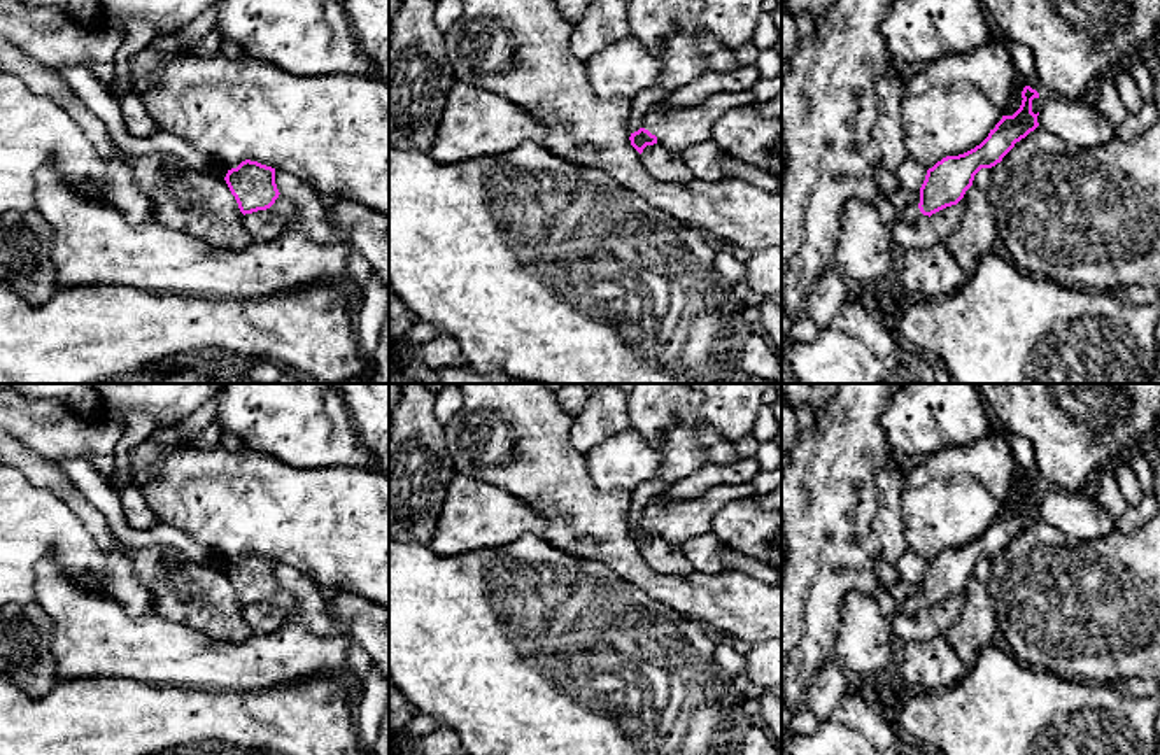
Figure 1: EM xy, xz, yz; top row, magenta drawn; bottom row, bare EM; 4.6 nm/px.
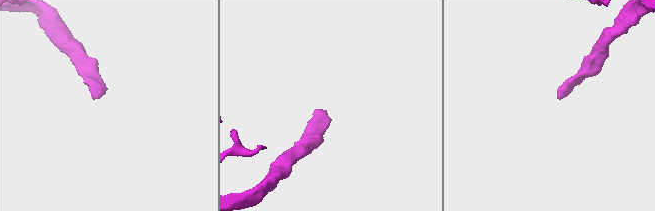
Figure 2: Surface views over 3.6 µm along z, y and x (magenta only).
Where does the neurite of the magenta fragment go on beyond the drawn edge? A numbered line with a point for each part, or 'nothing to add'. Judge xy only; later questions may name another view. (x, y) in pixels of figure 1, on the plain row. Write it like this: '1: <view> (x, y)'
1: xy (284, 601)

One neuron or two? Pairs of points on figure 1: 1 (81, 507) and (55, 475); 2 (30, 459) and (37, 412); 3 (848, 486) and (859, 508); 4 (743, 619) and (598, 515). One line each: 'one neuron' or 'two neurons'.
1: one neuron
2: two neurons
3: one neuron
4: one neuron

